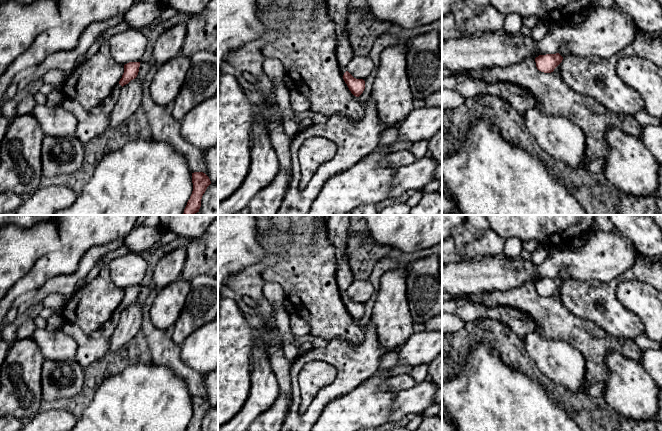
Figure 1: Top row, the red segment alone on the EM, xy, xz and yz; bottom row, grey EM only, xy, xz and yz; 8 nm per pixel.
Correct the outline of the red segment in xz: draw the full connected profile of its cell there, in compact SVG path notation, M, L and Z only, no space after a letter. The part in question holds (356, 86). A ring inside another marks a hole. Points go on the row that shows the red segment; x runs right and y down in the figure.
M350 0L327 1L329 15L335 25L337 63L349 90L354 96L359 97L365 89L365 81L354 78L347 71L348 63L354 57L347 33L347 17Z

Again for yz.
M559 54L539 55L535 58L536 67L544 73L551 73L562 62L563 57Z

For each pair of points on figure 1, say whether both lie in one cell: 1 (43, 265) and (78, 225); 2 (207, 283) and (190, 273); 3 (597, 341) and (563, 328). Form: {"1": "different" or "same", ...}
{"1": "same", "2": "different", "3": "same"}

